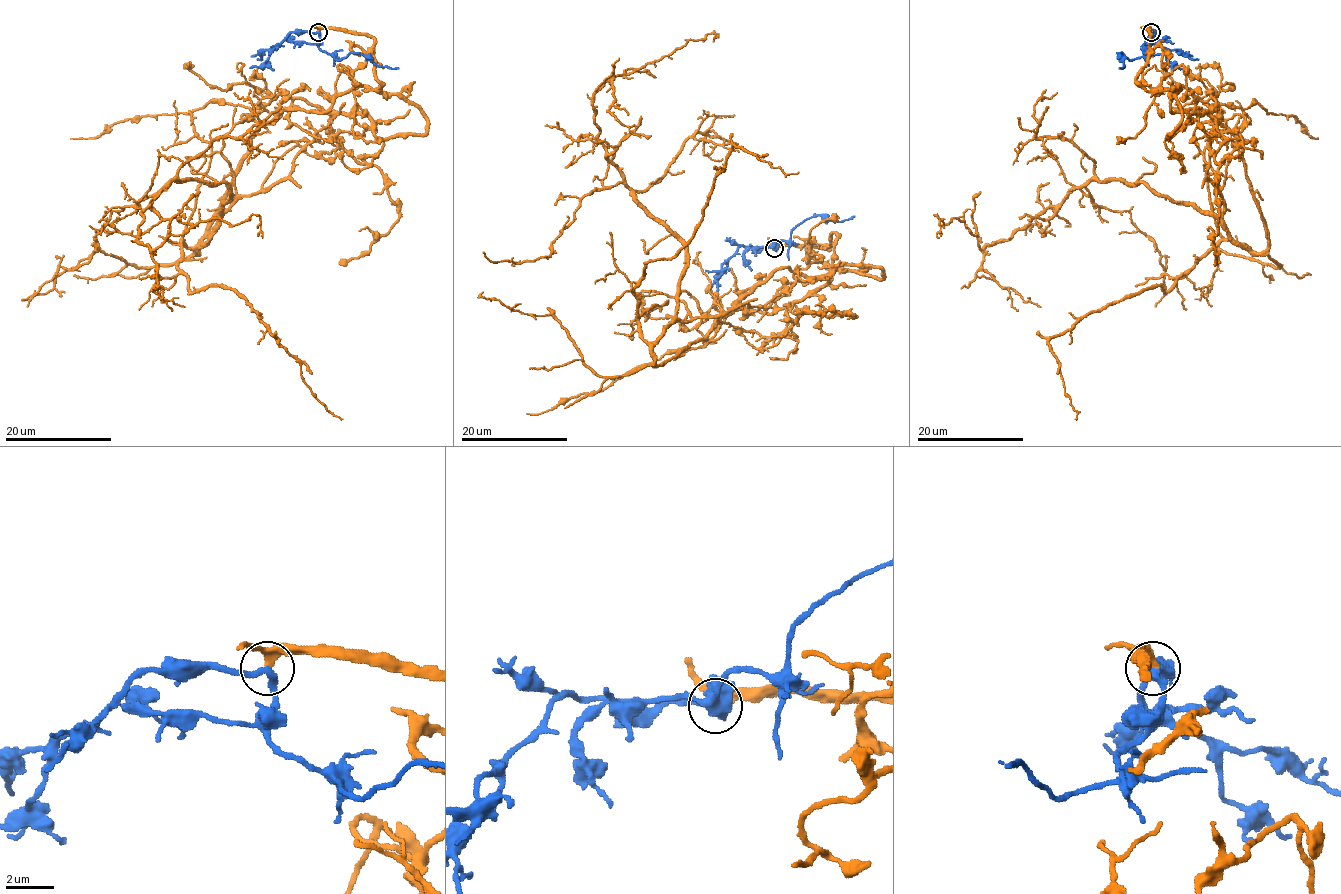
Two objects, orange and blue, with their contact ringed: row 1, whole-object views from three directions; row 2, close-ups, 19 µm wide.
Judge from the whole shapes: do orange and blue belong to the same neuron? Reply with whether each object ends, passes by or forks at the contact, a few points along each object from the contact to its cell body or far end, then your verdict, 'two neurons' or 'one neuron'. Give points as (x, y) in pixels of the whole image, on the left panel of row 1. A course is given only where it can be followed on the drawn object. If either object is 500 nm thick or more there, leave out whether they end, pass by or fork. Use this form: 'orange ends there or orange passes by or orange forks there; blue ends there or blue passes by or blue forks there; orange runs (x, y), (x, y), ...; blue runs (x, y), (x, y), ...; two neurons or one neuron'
orange passes by; blue passes by; orange runs (318, 32), (367, 33), (381, 88), (266, 123), (198, 252), (225, 183), (174, 180), (137, 240), (262, 237); blue runs (318, 32), (319, 48), (338, 60), (357, 53), (365, 55), (382, 67), (398, 68); one neuron

